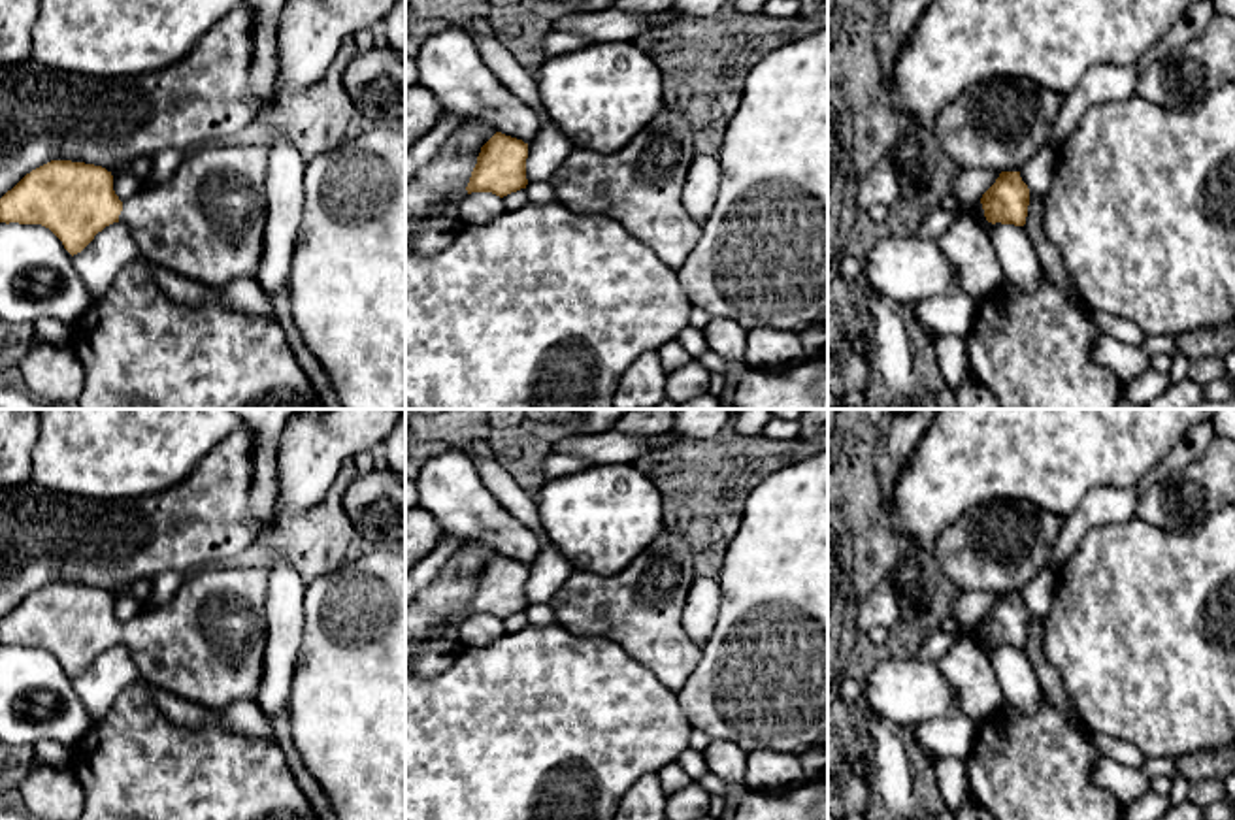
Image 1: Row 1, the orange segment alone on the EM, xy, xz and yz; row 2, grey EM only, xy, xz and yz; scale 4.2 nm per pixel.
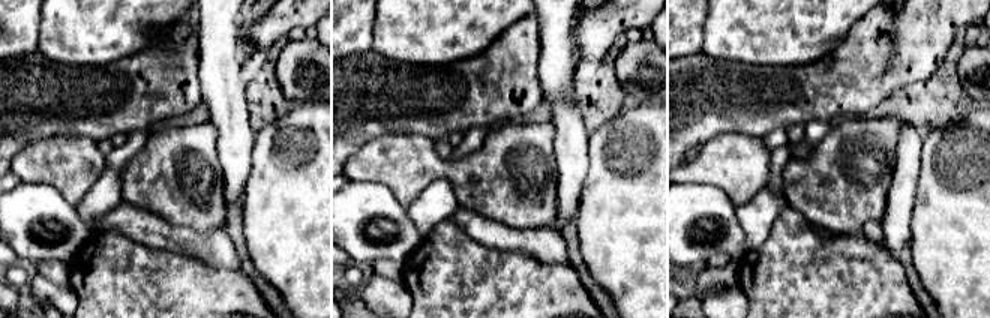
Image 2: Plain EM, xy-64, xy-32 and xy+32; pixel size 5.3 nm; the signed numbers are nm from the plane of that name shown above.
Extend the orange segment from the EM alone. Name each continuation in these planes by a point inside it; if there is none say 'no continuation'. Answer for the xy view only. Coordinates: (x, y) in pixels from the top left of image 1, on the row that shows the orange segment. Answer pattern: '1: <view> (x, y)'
1: xy (206, 223)

